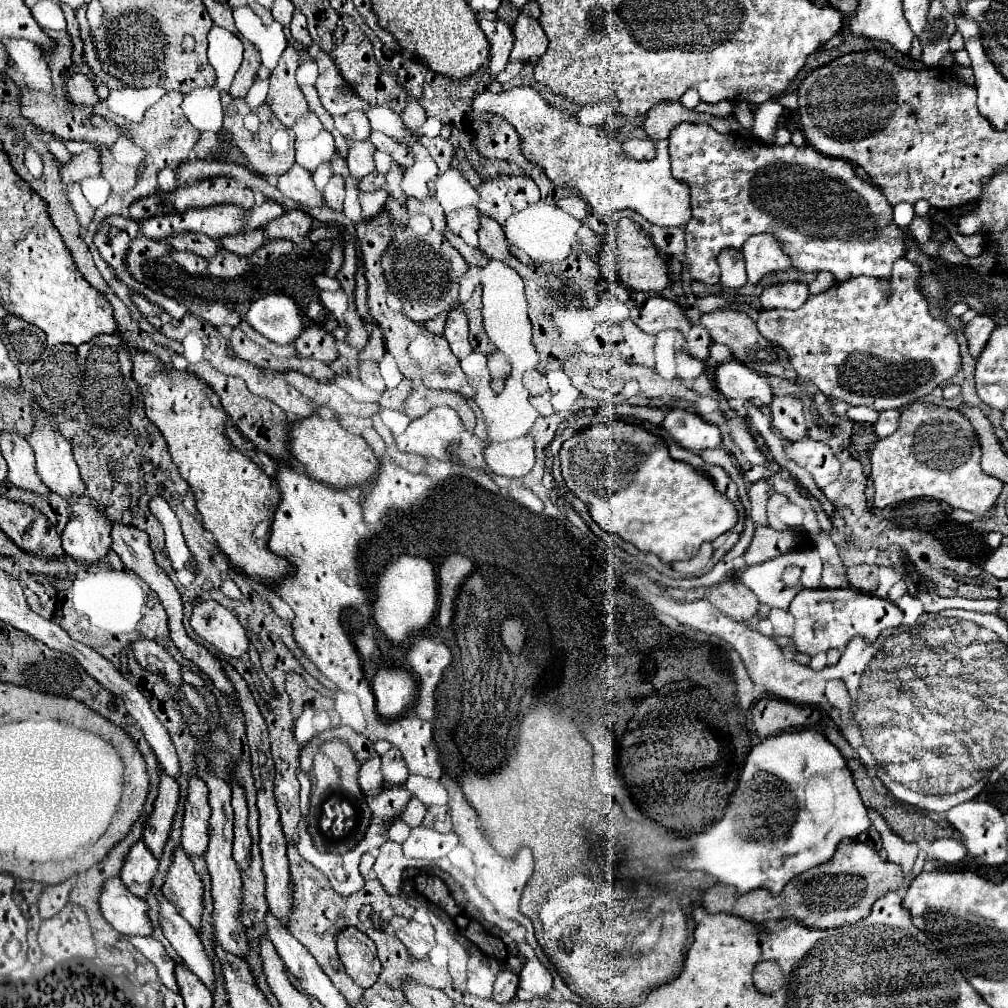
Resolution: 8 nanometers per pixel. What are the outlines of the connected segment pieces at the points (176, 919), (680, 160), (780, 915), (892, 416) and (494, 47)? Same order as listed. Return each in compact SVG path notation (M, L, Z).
M160 897L160 925L166 939L172 943L176 953L184 959L184 965L210 989L210 993L214 993L216 975L214 975L212 959L206 955L198 933L194 933L190 923L164 897Z
M682 123L678 125L670 137L670 161L672 161L672 177L684 181L690 185L690 195L692 195L692 219L690 223L684 227L686 231L686 257L690 263L690 271L692 271L692 279L706 283L706 285L718 285L720 283L720 269L716 263L716 255L720 253L720 249L724 247L734 247L740 249L742 243L756 233L772 233L784 247L784 251L792 257L792 265L796 269L802 271L830 271L838 281L848 281L848 279L856 279L860 275L868 275L868 277L890 277L892 271L892 263L904 255L904 231L892 221L892 205L886 199L886 195L882 193L882 189L872 181L872 179L864 179L860 175L856 175L854 167L846 161L846 159L834 159L828 155L818 153L816 149L812 149L810 145L804 147L796 147L792 143L788 145L766 145L762 141L750 139L750 137L740 137L740 133L718 133L714 129L710 129L710 125L702 125L702 123Z
M846 839L836 849L830 863L818 865L796 879L792 879L780 895L770 895L766 889L754 889L744 895L736 895L732 887L714 885L702 893L702 907L708 913L730 913L752 923L768 923L772 919L796 919L808 929L834 929L856 923L868 917L876 899L890 891L904 887L902 869L890 861L884 861L872 847L862 845L856 839Z
M880 411L874 431L878 437L888 437L898 429L898 425L900 425L900 411Z
M504 19L480 21L480 27L490 41L490 73L496 75L506 67L510 59L510 49L514 47L512 27Z

